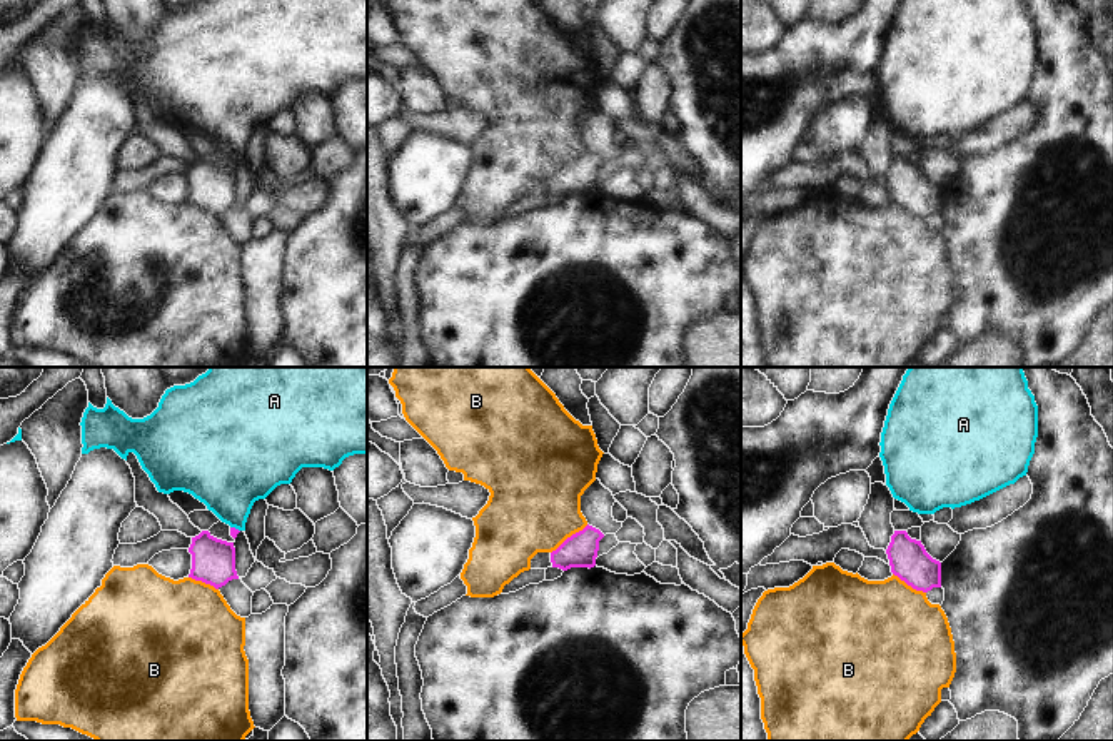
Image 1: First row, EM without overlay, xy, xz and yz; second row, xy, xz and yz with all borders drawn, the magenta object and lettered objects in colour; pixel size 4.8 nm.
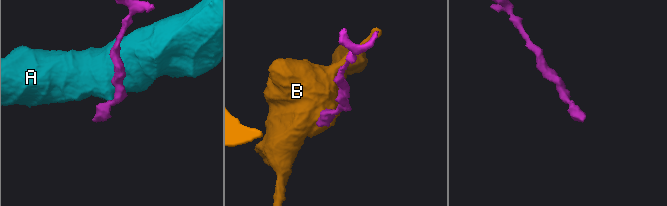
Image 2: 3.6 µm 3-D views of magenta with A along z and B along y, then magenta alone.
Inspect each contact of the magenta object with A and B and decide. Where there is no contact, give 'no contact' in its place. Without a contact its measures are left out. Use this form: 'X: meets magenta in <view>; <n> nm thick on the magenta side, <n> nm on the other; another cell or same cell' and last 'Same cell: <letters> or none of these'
A: meets magenta in xy; 40 nm thick on the magenta side, 360 nm on the other; another cell
B: meets magenta in xz; 160 nm thick on the magenta side, 440 nm on the other; another cell
Same cell: none of these

